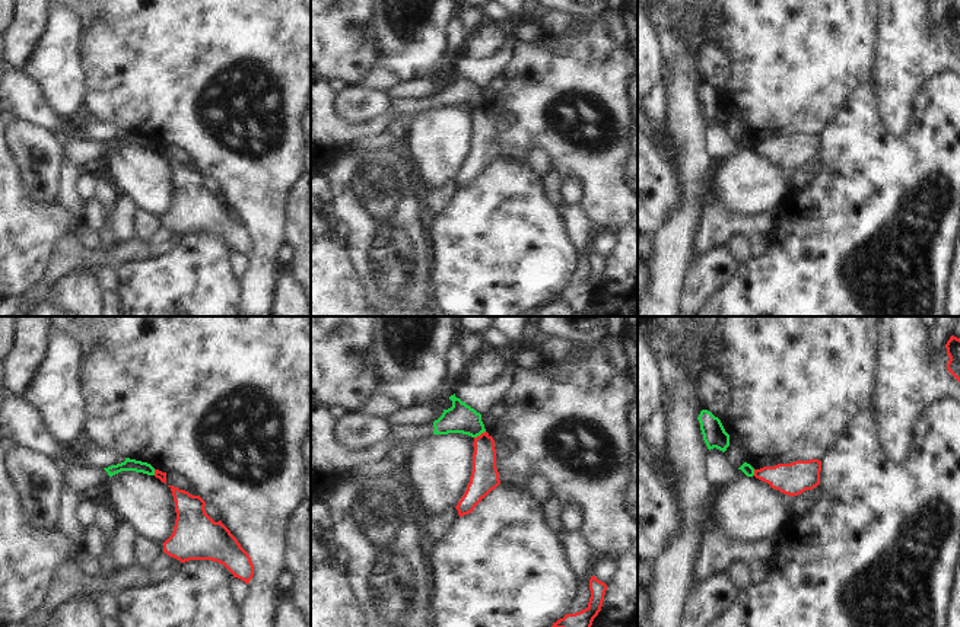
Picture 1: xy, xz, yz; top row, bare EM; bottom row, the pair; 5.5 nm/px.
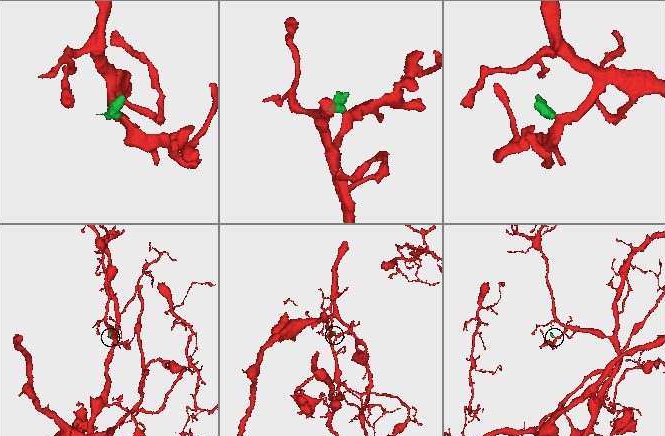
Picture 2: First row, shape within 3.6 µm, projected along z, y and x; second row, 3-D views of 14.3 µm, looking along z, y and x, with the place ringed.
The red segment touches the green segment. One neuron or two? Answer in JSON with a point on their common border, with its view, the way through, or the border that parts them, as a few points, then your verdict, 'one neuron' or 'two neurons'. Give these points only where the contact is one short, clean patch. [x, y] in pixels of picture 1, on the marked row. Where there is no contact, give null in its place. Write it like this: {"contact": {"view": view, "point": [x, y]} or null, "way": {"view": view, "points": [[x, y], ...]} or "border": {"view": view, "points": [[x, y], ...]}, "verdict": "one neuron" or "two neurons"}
{"contact": {"view": "xz", "point": [480, 435]}, "border": {"view": "xz", "points": [[485, 430], [474, 438]]}, "verdict": "two neurons"}

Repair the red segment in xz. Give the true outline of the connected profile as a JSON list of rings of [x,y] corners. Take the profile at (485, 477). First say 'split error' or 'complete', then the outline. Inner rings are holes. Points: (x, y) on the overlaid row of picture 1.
complete; [[[484,432],[474,437],[473,471],[467,490],[455,509],[460,518],[468,515],[499,484],[493,437]]]

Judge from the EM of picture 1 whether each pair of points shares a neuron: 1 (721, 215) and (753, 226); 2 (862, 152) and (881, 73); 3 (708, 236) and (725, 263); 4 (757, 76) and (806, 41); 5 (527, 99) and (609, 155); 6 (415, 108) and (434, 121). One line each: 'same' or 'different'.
1: same
2: different
3: different
4: same
5: same
6: different

